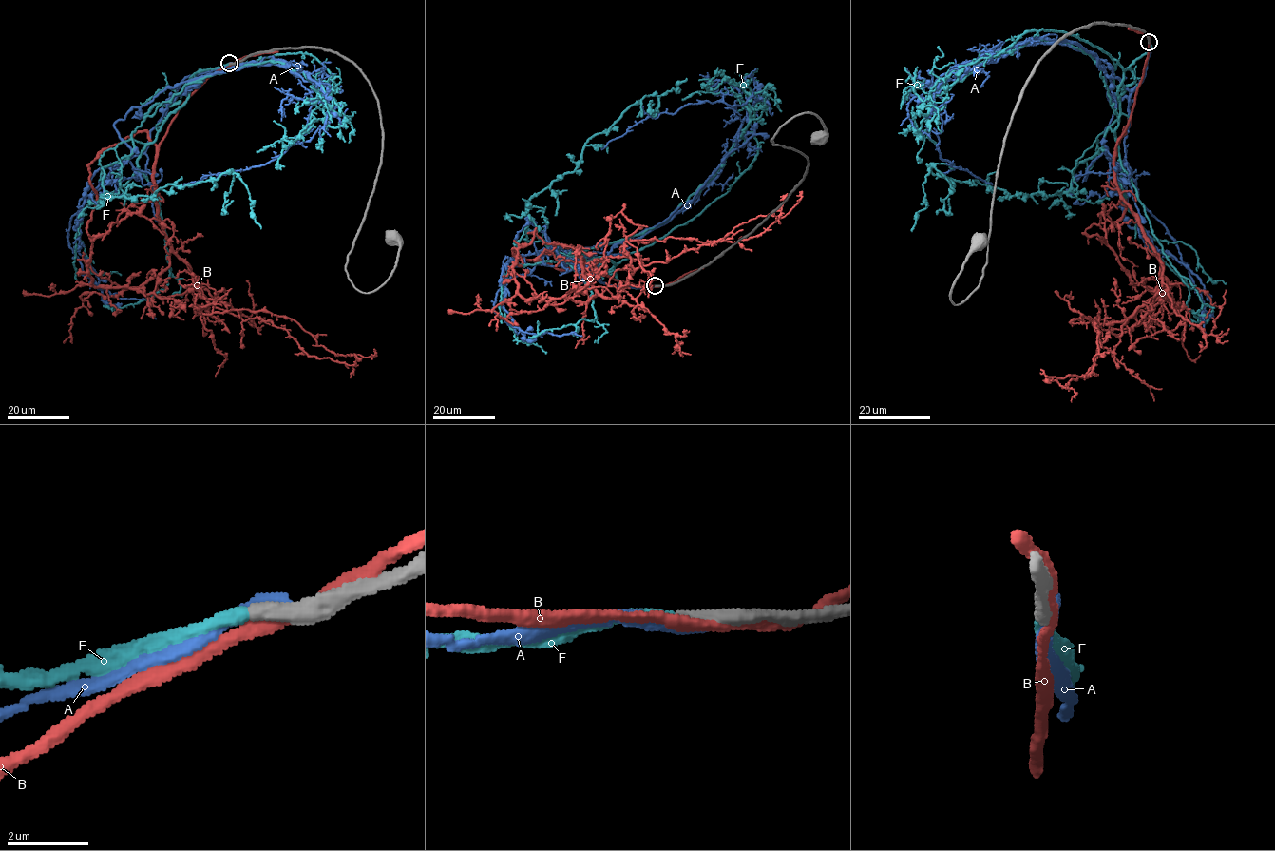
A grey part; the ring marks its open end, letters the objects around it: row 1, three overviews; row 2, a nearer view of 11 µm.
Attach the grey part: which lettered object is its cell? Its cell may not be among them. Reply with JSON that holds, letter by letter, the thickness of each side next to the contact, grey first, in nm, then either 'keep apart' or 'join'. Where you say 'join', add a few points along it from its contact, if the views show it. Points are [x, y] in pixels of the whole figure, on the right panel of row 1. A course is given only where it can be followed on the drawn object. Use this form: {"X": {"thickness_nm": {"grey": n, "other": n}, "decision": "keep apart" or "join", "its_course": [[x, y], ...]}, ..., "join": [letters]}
{"A": {"thickness_nm": {"grey": 460, "other": 360}, "decision": "keep apart"}, "B": {"thickness_nm": {"grey": 400, "other": 240}, "decision": "keep apart"}, "F": {"thickness_nm": {"grey": 320, "other": 280}, "decision": "join", "its_course": [[1149, 42], [1124, 71], [1115, 132], [1067, 191], [1008, 195], [930, 164], [911, 231]]}, "join": ["F"]}

